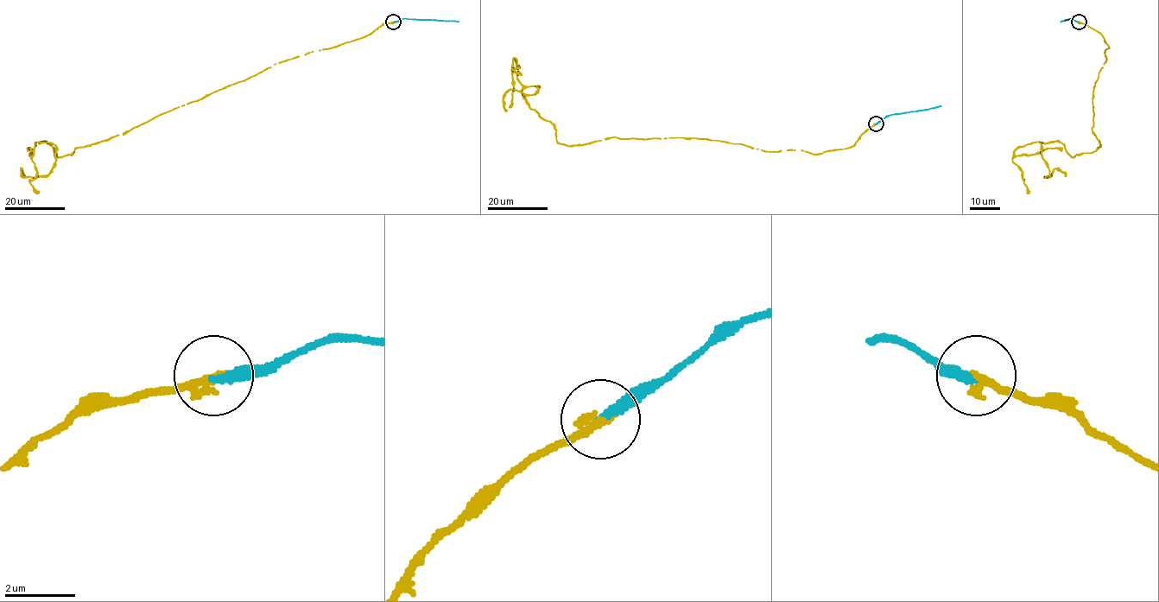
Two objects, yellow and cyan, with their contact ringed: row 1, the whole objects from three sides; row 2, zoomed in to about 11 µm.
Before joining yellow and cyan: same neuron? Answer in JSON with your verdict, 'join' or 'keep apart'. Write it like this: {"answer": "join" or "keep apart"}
{"answer": "join"}

